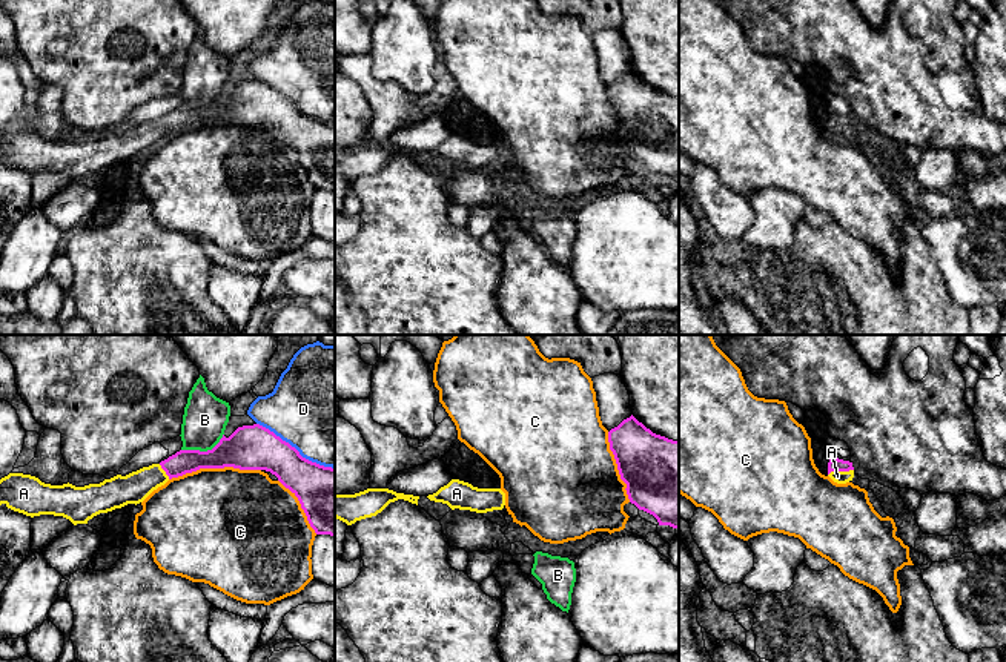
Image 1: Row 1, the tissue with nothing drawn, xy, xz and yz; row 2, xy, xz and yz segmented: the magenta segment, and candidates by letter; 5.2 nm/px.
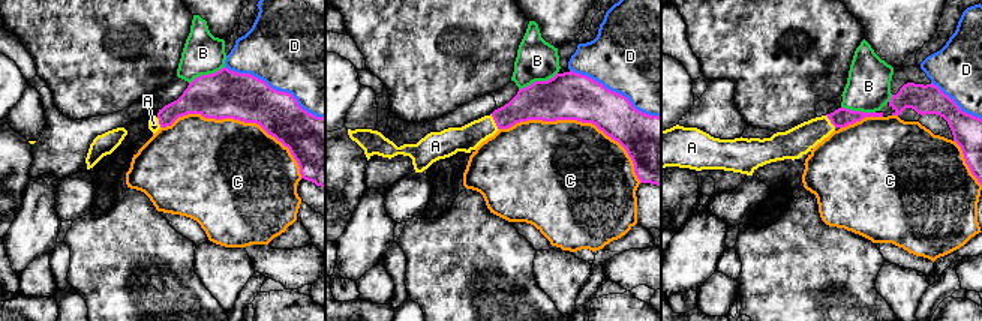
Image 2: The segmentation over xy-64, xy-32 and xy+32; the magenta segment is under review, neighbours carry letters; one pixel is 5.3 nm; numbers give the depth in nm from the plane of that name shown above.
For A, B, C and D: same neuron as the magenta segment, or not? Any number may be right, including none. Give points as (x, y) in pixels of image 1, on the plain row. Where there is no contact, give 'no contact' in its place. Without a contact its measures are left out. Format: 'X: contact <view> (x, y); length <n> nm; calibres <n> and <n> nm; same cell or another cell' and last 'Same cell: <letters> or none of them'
A: contact yz (840, 126); length 140 nm; calibres 70 and 60 nm; same cell
B: contact xy (203, 108); length 240 nm; calibres 240 and 240 nm; another cell
C: contact xy (214, 123); length 480 nm; calibres 240 and 500 nm; another cell
D: contact xy (295, 105); length 480 nm; calibres 240 and 500 nm; another cell
Same cell: A

